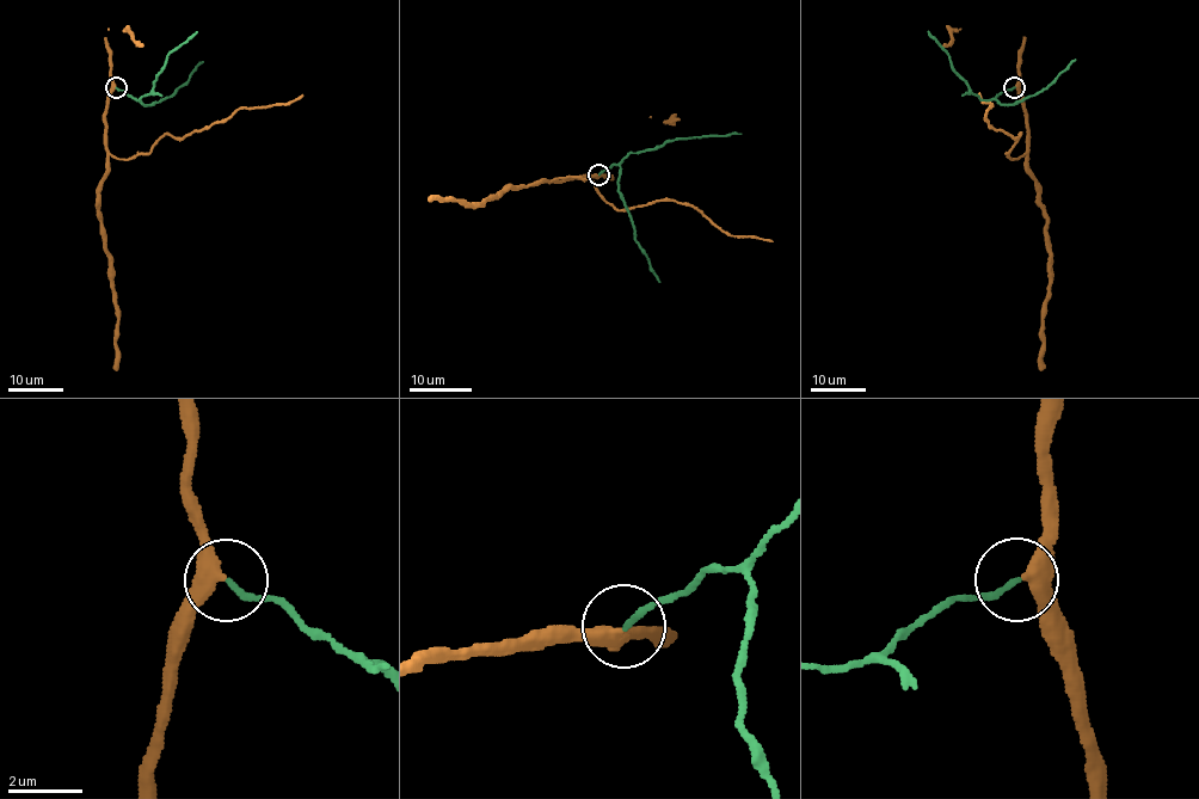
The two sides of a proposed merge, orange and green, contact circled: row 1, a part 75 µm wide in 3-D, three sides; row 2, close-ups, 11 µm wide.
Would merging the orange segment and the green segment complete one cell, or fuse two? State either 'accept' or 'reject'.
accept

